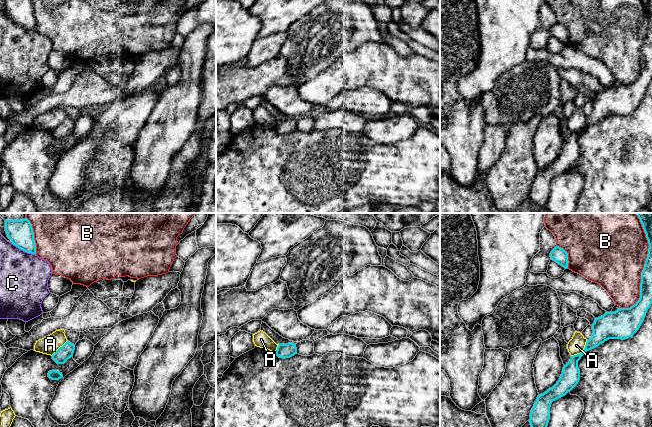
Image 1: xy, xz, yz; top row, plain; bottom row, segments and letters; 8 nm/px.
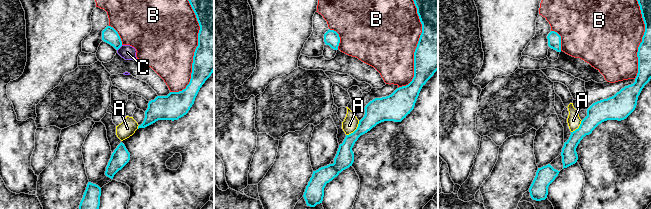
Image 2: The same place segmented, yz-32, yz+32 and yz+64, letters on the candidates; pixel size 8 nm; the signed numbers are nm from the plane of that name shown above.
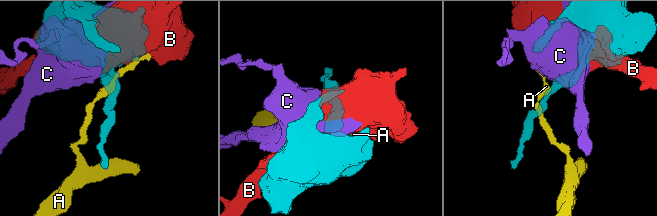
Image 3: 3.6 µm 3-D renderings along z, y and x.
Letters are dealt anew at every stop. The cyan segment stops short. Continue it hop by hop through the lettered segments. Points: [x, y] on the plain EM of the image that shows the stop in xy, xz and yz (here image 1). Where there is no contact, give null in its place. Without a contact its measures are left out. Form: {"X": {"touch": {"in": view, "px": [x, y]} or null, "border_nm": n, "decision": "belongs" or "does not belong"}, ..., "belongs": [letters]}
{"A": {"touch": {"in": "yz", "px": [582, 127]}, "border_nm": 190, "decision": "does not belong"}, "B": {"touch": {"in": "yz", "px": [642, 47]}, "border_nm": 700, "decision": "does not belong"}, "C": {"touch": {"in": "xy", "px": [23, 26]}, "border_nm": 220, "decision": "does not belong"}, "belongs": []}

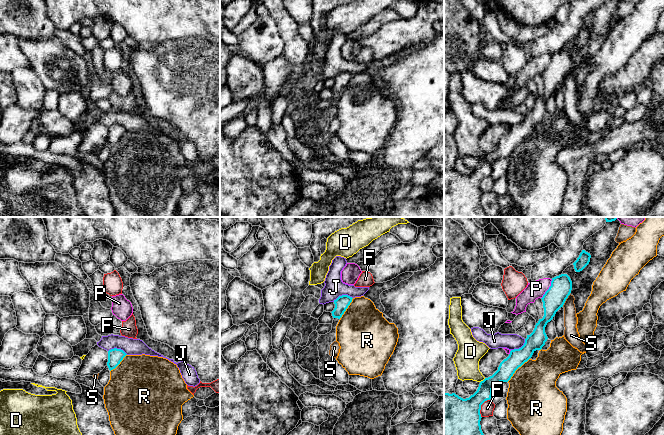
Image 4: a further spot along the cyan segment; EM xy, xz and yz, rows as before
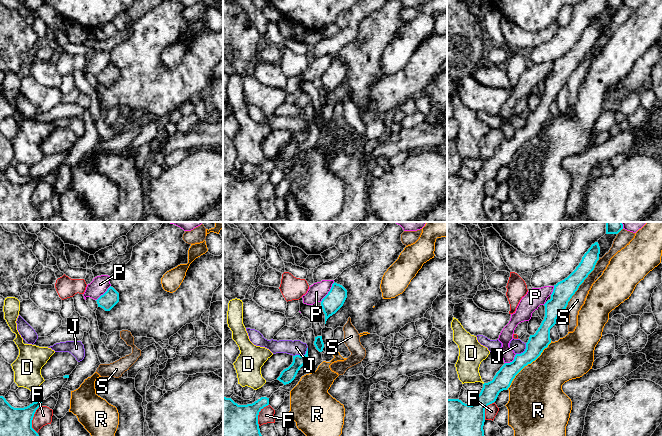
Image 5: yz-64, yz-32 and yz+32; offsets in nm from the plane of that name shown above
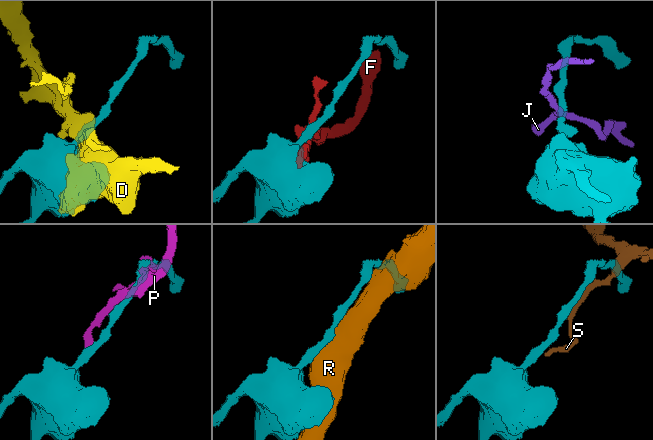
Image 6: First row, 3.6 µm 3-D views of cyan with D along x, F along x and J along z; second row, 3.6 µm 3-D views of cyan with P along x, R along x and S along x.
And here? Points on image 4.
{"D": {"touch": {"in": "yz", "px": [483, 156]}, "border_nm": 60, "decision": "does not belong"}, "F": {"touch": {"in": "yz", "px": [480, 183]}, "border_nm": 170, "decision": "does not belong"}, "J": {"touch": {"in": "xz", "px": [342, 71]}, "border_nm": 160, "decision": "does not belong"}, "P": {"touch": {"in": "yz", "px": [548, 65]}, "border_nm": 180, "decision": "does not belong"}, "R": {"touch": {"in": "yz", "px": [517, 144]}, "border_nm": 260, "decision": "does not belong"}, "S": {"touch": {"in": "yz", "px": [565, 76]}, "border_nm": 120, "decision": "does not belong"}, "belongs": []}

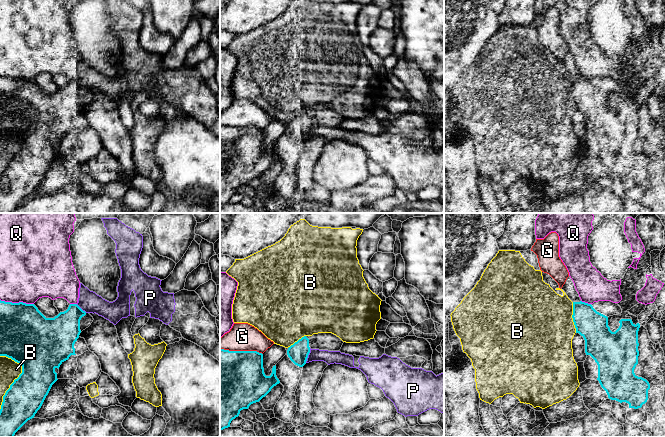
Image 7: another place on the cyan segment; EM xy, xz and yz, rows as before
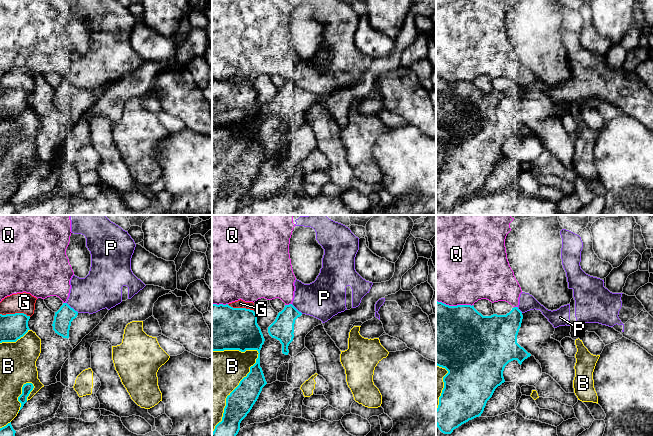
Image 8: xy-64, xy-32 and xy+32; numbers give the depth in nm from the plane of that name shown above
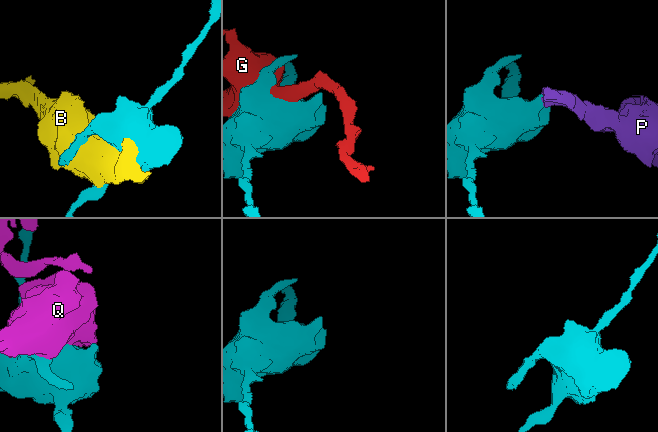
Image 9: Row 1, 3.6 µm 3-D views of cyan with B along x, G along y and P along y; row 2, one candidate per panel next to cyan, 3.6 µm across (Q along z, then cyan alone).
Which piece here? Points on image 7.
{"B": {"touch": {"in": "yz", "px": [572, 93]}, "border_nm": 260, "decision": "does not belong"}, "G": {"touch": {"in": "xz", "px": [241, 127]}, "border_nm": 340, "decision": "does not belong"}, "P": {"touch": {"in": "xz", "px": [308, 130]}, "border_nm": 130, "decision": "does not belong"}, "Q": {"touch": {"in": "xy", "px": [17, 79]}, "border_nm": 280, "decision": "does not belong"}, "belongs": []}

